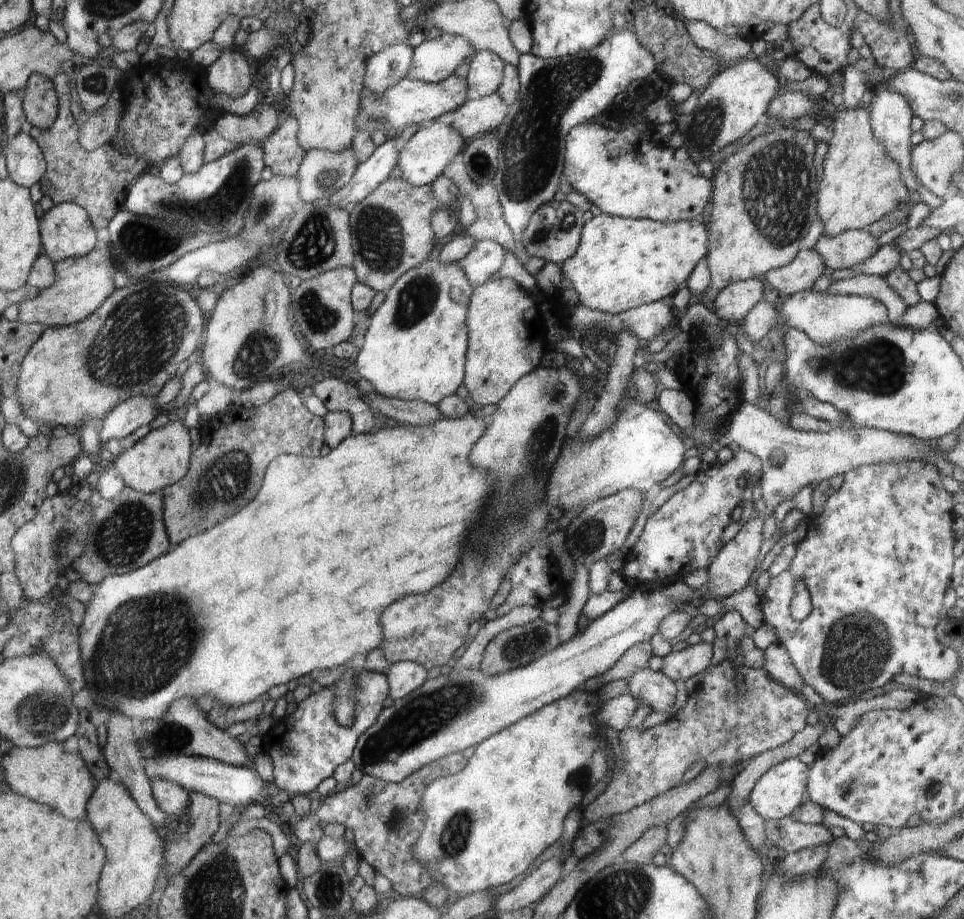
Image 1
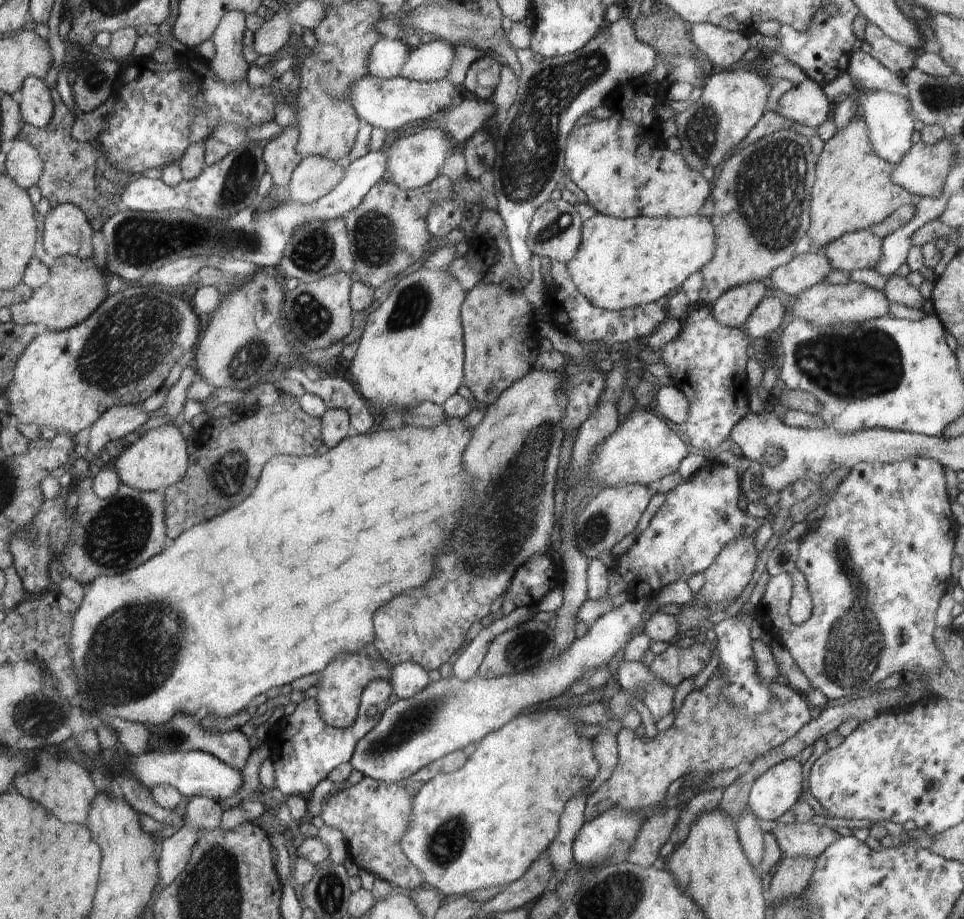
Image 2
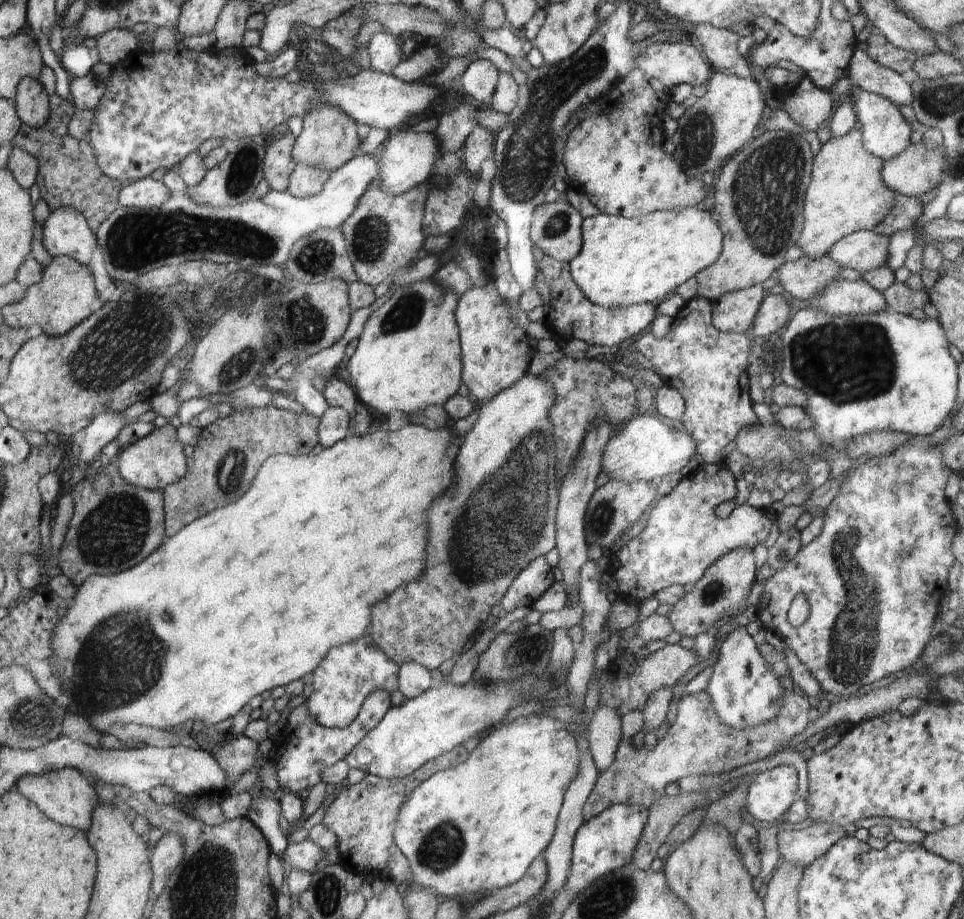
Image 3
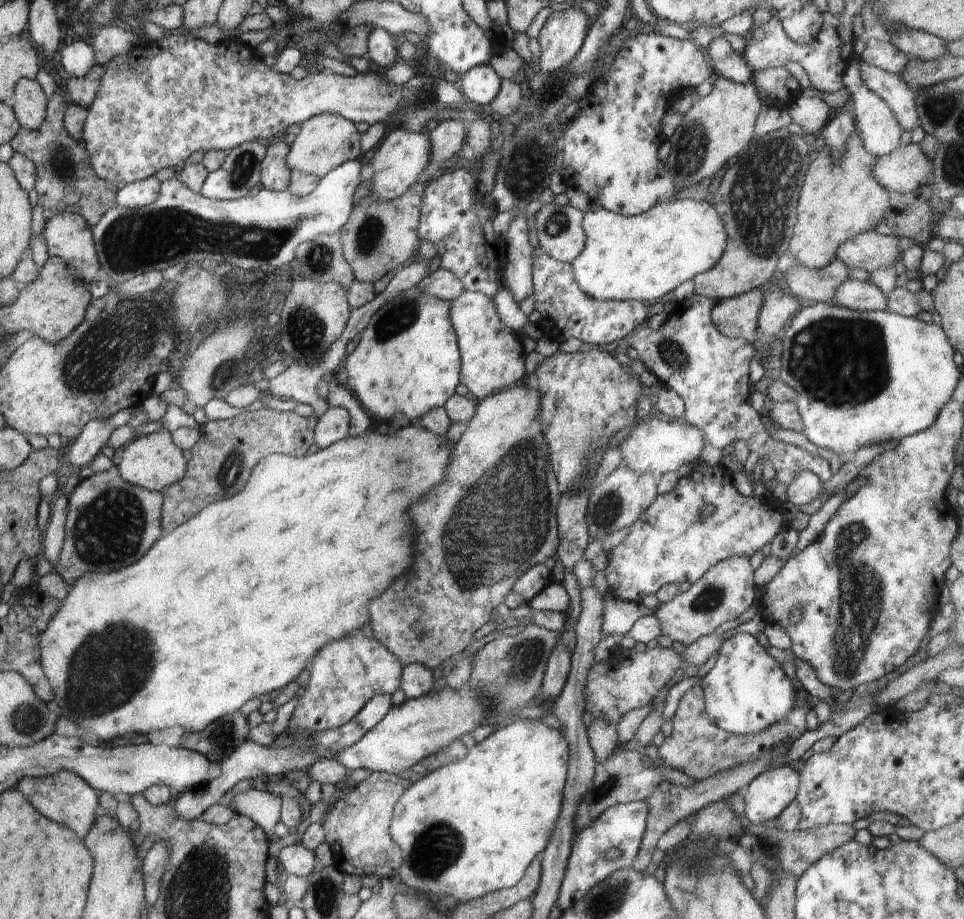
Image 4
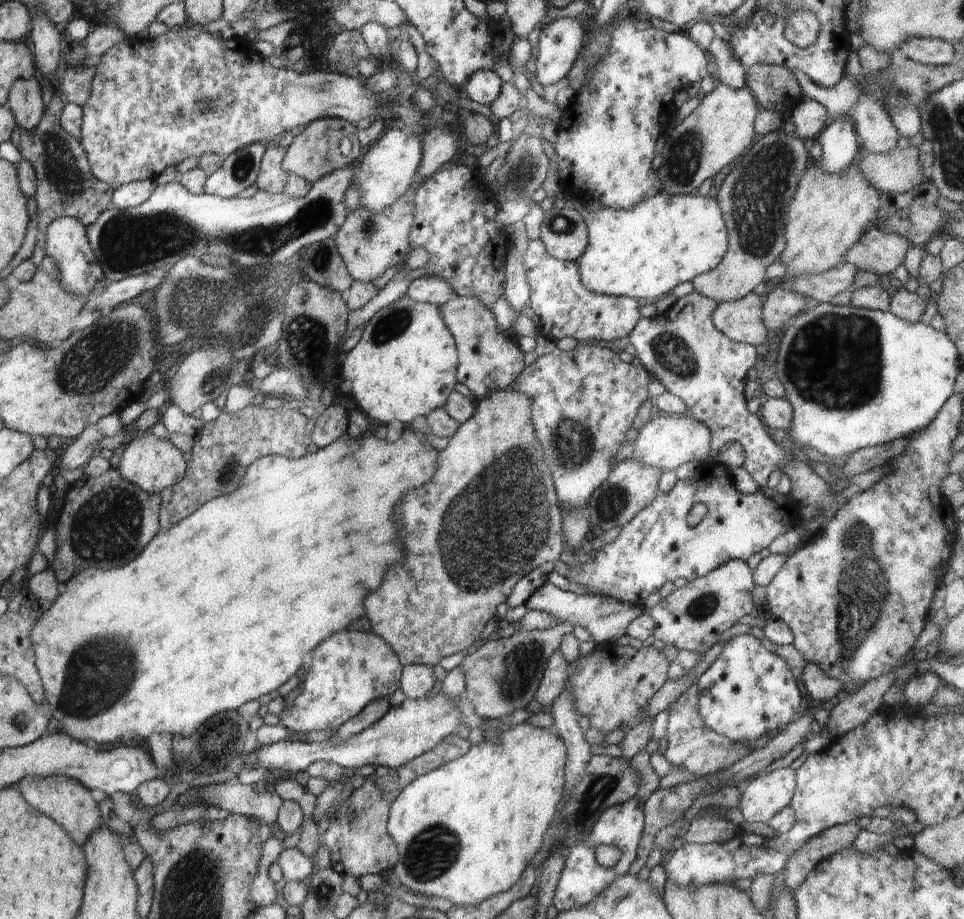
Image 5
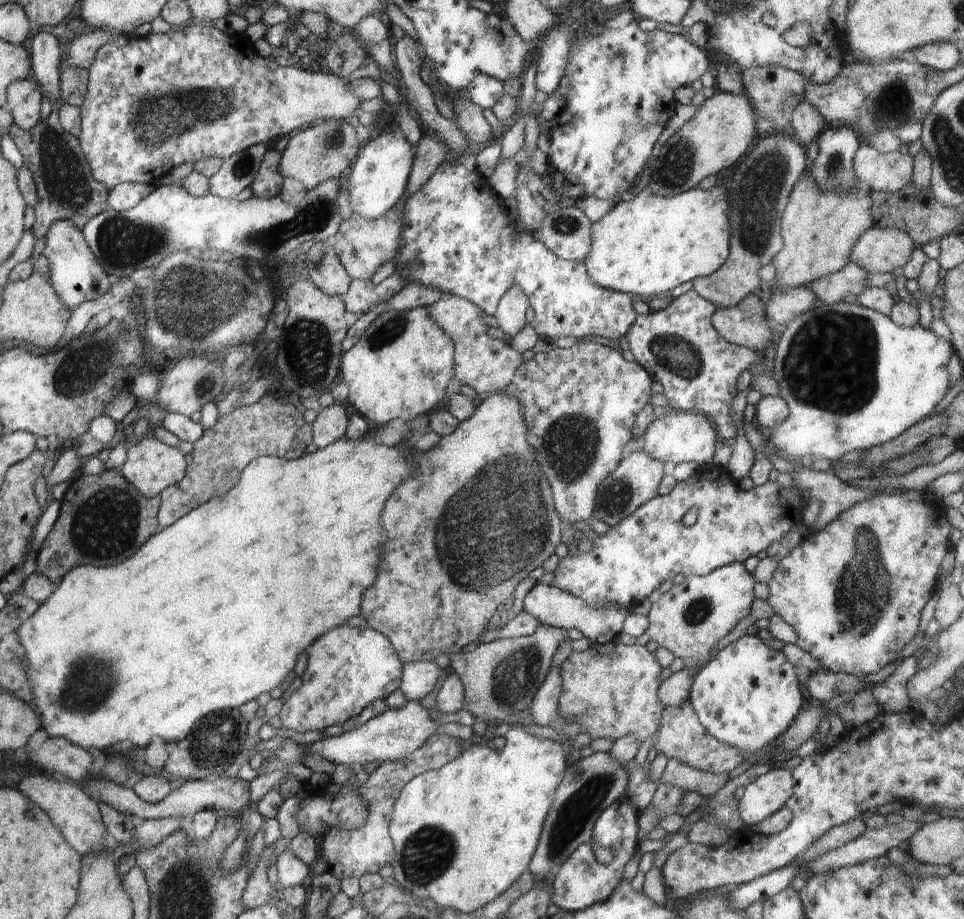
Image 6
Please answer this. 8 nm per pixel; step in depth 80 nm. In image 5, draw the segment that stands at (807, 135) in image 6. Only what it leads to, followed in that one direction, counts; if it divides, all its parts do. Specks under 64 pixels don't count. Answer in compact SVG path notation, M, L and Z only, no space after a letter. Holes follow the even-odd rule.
M808 97L802 98L791 114L794 133L808 144L818 138L830 120L824 106Z

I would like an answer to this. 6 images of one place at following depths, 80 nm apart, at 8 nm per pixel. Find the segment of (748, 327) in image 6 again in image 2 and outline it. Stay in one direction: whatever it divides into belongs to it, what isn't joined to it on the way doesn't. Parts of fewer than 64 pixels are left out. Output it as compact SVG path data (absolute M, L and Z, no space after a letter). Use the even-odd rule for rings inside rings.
M752 282L726 290L717 302L714 302L713 317L720 326L744 329L754 308L769 295L769 284Z

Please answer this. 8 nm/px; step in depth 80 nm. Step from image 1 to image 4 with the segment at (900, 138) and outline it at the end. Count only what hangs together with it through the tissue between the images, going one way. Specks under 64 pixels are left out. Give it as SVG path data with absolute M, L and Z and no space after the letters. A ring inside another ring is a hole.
M854 58L848 65L843 76L843 84L849 90L850 103L848 108L855 118L855 130L862 139L863 147L876 157L883 157L902 146L900 136L905 131L894 116L892 110L875 92L868 90L862 80L858 60Z

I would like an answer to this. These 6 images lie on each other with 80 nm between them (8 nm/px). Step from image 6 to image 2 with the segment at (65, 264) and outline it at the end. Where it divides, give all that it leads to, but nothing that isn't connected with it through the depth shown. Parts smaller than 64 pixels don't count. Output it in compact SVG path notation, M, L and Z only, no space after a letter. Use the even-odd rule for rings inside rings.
M63 203L51 208L42 226L42 244L46 253L57 257L73 255L82 260L92 256L92 228L77 205Z

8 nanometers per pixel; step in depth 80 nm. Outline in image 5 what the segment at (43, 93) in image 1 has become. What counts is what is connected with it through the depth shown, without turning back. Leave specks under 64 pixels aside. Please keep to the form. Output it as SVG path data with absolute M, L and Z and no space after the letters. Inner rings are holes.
M36 79L17 80L12 84L9 92L7 107L13 112L15 121L27 131L40 124L44 102L42 102L42 88Z

